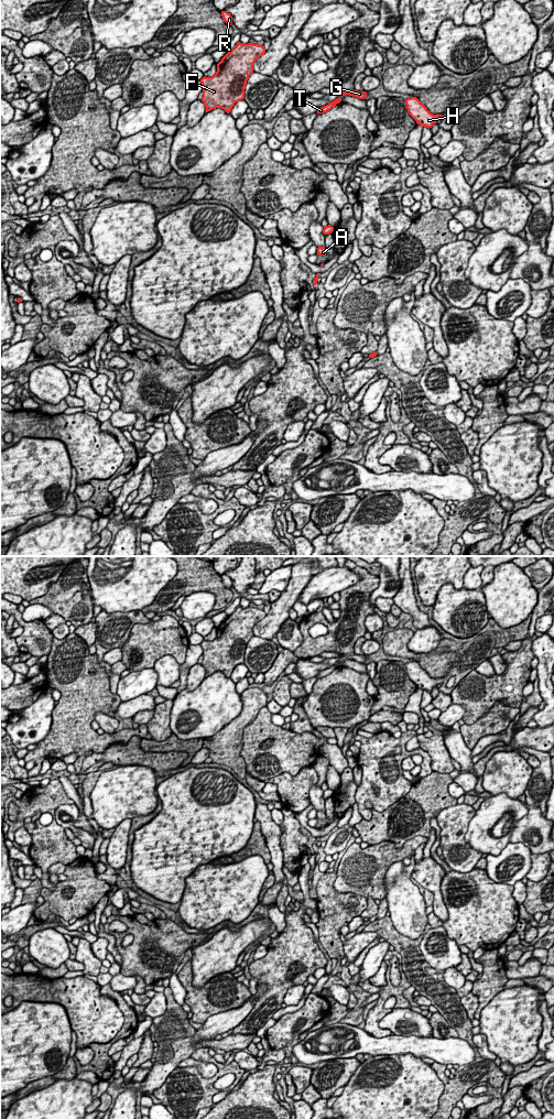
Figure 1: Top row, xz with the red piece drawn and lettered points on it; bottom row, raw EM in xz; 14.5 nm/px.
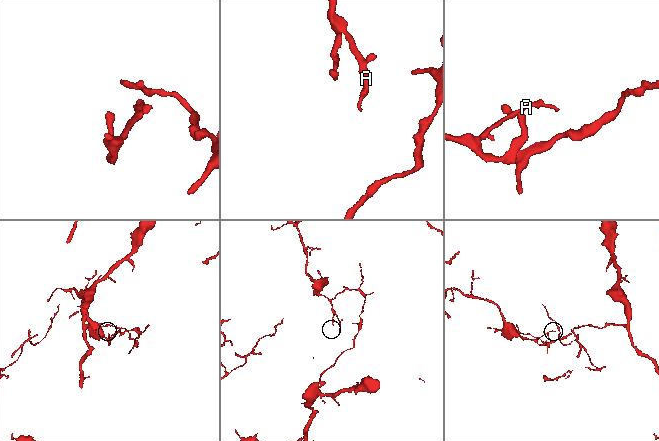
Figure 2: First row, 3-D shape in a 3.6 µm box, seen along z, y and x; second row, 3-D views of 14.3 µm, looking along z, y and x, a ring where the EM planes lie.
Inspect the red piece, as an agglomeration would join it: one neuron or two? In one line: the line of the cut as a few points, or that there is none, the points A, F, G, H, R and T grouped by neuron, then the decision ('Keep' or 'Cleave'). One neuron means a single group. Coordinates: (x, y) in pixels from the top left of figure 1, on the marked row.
Split along xz (335, 100), (339, 101). Groups: A F R T / G H. Cleave

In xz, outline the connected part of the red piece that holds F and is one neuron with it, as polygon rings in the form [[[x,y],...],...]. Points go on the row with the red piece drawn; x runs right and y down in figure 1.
[[[258,44],[237,45],[228,52],[217,64],[217,73],[213,77],[204,76],[202,101],[206,112],[222,108],[230,113],[233,105],[245,98],[248,77],[254,72],[253,63],[265,53],[265,48]]]

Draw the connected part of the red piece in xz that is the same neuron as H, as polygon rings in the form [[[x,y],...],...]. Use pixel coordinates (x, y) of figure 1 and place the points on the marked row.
[[[416,97],[404,99],[408,112],[415,119],[416,123],[422,127],[432,129],[432,126],[443,119],[443,115],[432,115]]]

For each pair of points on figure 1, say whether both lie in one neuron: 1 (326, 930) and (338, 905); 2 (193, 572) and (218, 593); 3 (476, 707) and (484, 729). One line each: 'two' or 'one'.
1: one
2: one
3: two

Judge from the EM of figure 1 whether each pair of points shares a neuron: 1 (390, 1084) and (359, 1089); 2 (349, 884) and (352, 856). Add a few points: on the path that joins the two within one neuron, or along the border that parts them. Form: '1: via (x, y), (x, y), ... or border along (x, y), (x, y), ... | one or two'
1: via (382, 1089), (367, 1089) | one
2: via (351, 878), (352, 862) | one

